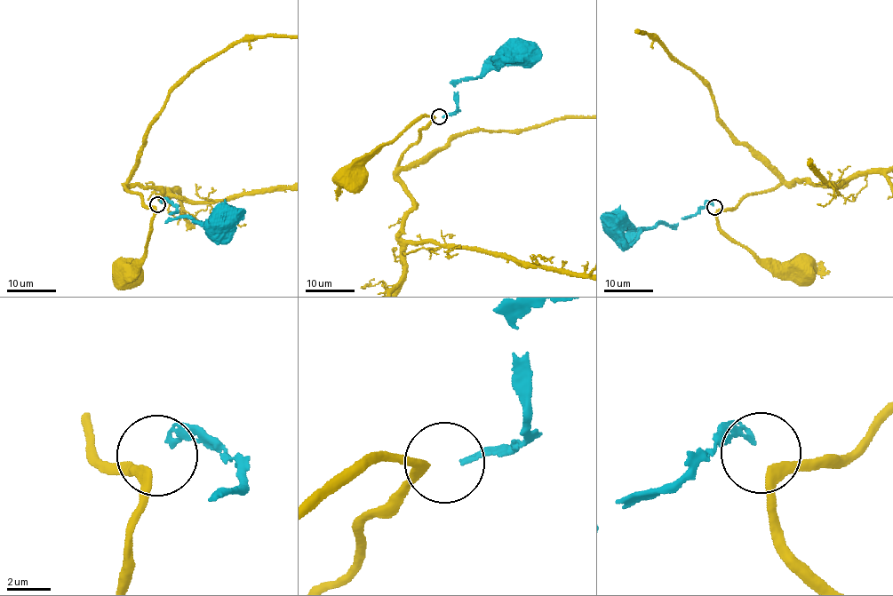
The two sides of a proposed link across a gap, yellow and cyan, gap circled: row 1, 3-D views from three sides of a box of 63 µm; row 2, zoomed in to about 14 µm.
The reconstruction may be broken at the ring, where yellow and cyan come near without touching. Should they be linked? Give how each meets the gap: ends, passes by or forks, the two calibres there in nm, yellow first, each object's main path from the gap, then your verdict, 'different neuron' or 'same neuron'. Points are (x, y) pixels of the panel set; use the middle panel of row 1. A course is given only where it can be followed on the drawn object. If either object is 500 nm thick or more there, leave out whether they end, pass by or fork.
yellow passes by | cyan ends | 360/260 nm | yellow via (435, 117), (423, 117), (379, 147), (352, 171), (346, 178), (349, 178) | cyan via (442, 116), (454, 115), (457, 109), (456, 83), (462, 80), (480, 77), (484, 70), (509, 50), (520, 51) | different neuron

